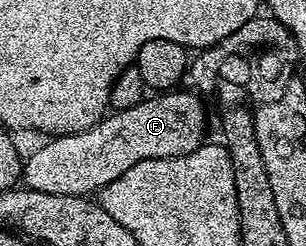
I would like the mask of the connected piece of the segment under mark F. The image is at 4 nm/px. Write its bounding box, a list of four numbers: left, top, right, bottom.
[22,91,204,197]

